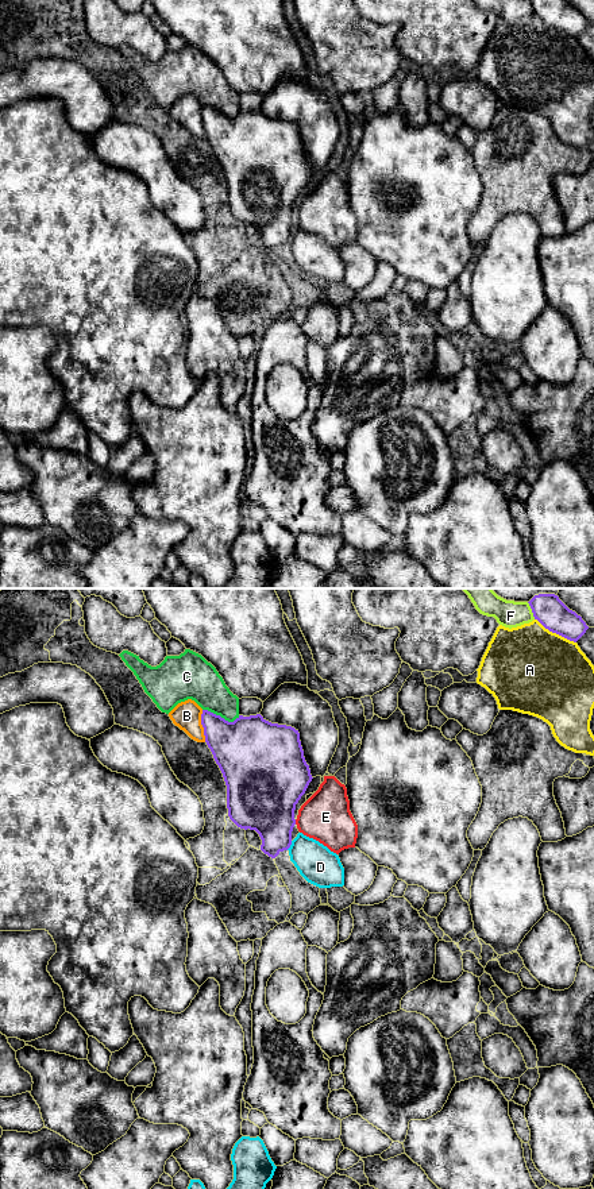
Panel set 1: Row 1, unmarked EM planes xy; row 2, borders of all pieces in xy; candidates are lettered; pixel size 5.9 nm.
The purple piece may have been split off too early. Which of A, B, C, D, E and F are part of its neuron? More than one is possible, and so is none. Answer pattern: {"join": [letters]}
{"join": []}

